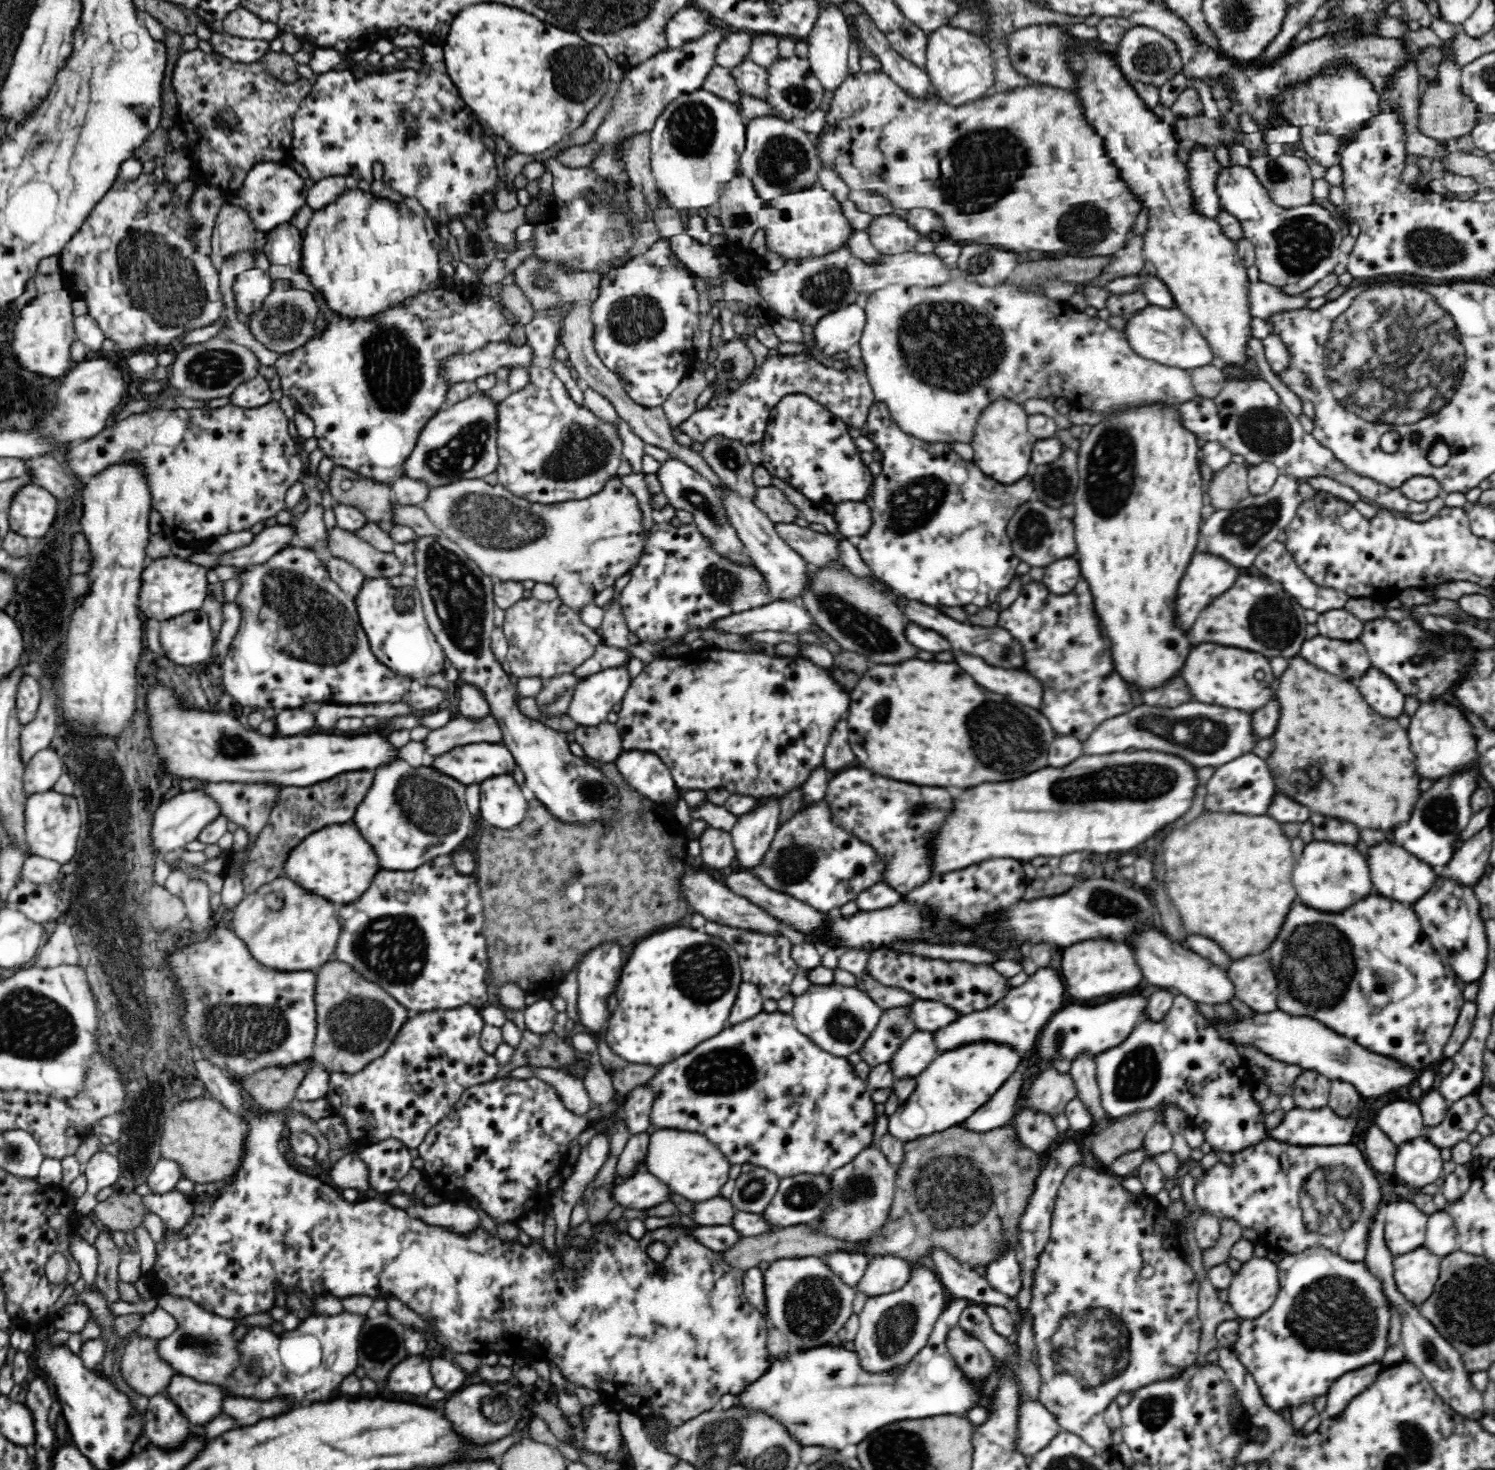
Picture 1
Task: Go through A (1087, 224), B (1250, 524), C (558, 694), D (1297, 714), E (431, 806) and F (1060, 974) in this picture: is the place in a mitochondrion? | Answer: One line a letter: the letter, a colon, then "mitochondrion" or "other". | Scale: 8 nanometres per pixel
A: mitochondrion
B: mitochondrion
C: mitochondrion
D: other
E: mitochondrion
F: other

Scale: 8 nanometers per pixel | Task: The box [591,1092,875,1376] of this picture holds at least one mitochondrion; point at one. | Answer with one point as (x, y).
(812, 1304)

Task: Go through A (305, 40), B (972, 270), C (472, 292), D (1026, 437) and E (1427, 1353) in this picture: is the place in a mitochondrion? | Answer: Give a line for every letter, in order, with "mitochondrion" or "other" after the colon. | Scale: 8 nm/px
A: other
B: mitochondrion
C: other
D: other
E: mitochondrion

